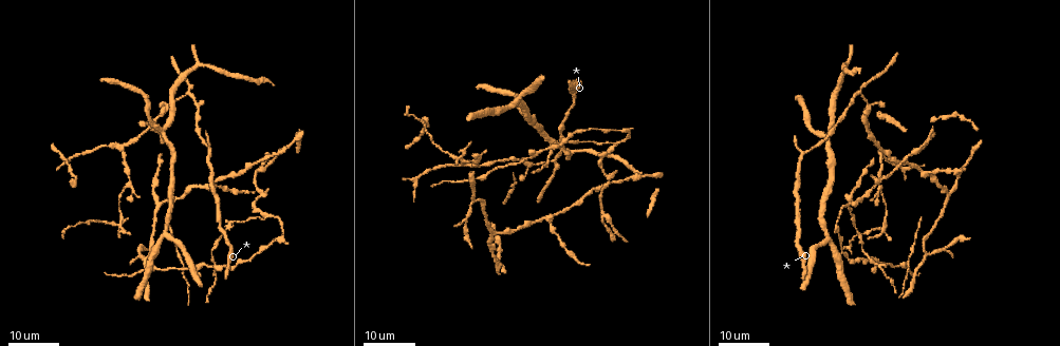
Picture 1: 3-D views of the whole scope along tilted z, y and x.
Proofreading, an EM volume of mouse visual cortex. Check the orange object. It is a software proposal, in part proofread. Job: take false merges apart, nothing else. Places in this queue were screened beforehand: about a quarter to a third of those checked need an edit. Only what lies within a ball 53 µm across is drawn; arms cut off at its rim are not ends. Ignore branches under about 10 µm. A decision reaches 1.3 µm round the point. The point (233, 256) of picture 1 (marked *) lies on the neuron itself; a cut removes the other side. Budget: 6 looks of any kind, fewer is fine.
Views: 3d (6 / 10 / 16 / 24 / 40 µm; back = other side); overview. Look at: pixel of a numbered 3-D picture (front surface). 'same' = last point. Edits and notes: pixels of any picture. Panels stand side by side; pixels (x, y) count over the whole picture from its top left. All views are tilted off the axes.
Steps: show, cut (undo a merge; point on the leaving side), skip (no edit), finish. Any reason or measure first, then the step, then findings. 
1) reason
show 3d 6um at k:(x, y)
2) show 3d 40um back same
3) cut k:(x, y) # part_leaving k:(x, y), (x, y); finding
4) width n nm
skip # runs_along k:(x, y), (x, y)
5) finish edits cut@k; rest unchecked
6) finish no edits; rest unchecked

two arms in line, one across
show 3d 24um at 1:(848, 205)

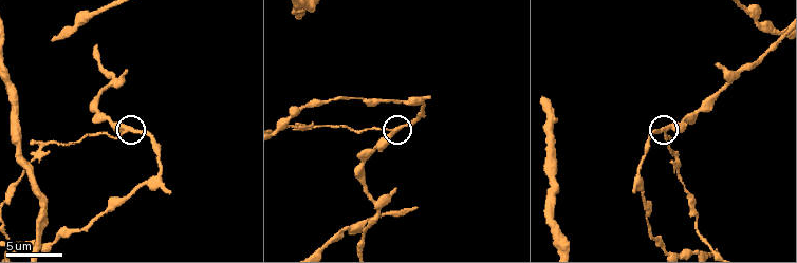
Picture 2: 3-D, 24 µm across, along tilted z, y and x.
show 3d 6um at 2:(393, 131)

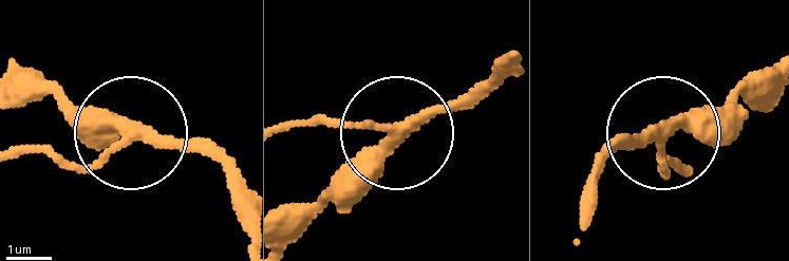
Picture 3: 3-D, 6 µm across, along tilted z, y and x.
width 250 nm
cut 3:(59, 161) # part_leaving 3:(116, 147), (75, 170), (19, 149); a second neuron is stuck on

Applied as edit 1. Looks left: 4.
thick turns thin
show 3d 24um at 1:(551, 149)

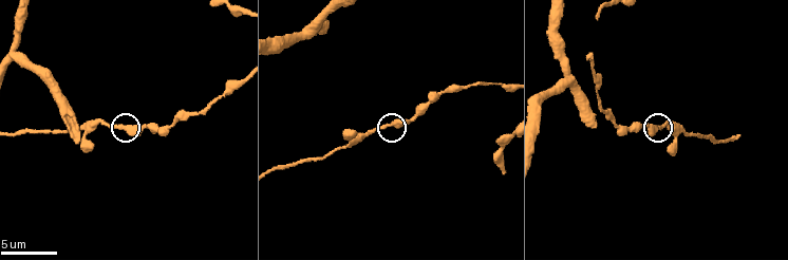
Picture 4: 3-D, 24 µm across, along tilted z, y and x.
closer look
show 3d 10um at 4:(124, 125)

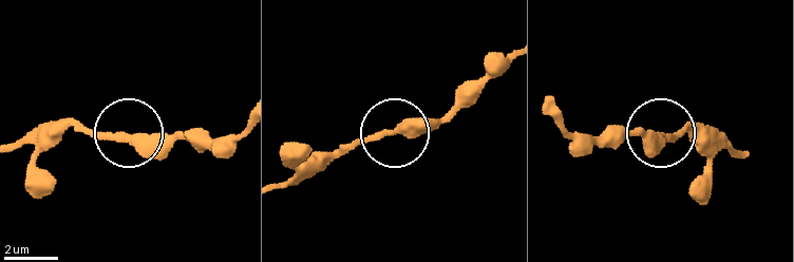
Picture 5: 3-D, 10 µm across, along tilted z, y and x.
zoom in
show 3d 6um at 5:(123, 140)

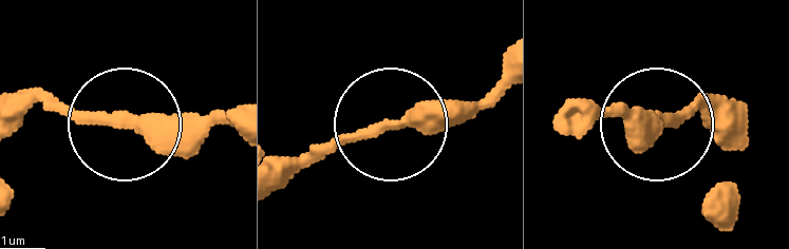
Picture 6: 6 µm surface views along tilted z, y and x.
skip # continuous, no second neuron

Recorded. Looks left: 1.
finish edits cut@3; rest unchecked

